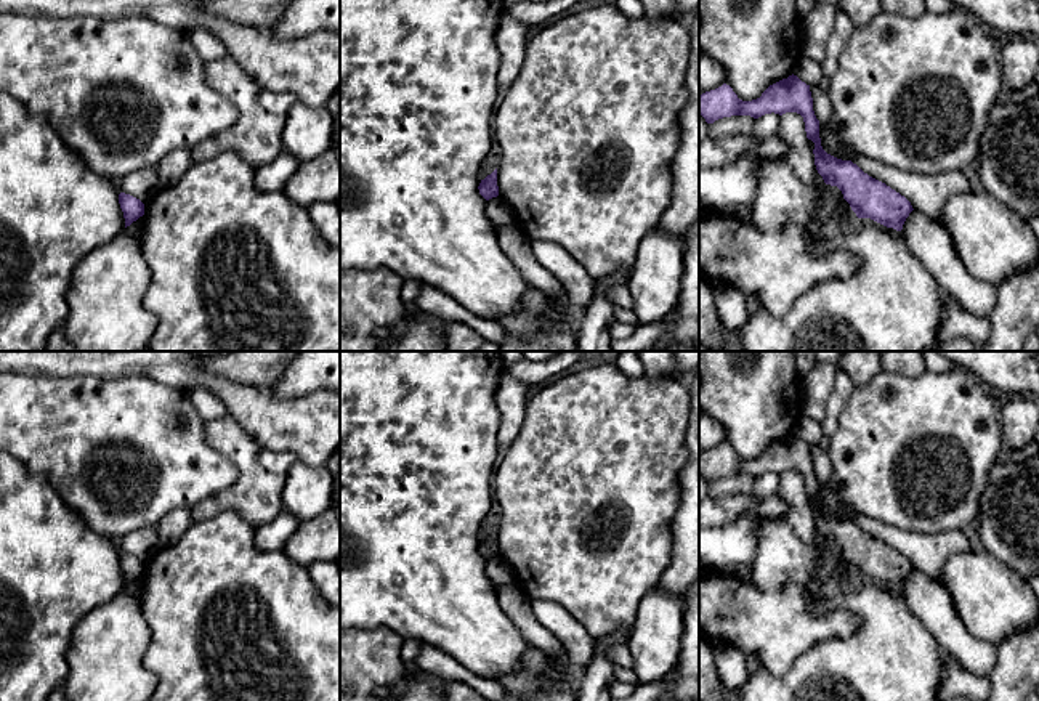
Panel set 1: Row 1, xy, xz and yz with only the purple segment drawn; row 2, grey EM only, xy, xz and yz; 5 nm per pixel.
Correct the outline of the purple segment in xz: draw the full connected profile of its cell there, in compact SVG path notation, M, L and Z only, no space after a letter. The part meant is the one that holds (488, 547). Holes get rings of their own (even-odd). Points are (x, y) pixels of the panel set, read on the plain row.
M497 528L491 534L487 534L484 539L481 539L478 549L486 560L499 555Z

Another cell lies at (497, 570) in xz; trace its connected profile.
M500 555L486 560L486 576L495 590L507 586L518 586L511 566Z

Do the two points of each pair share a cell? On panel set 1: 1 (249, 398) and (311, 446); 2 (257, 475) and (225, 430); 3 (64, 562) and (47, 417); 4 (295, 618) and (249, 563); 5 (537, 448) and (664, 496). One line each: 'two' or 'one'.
1: one
2: one
3: two
4: one
5: one

